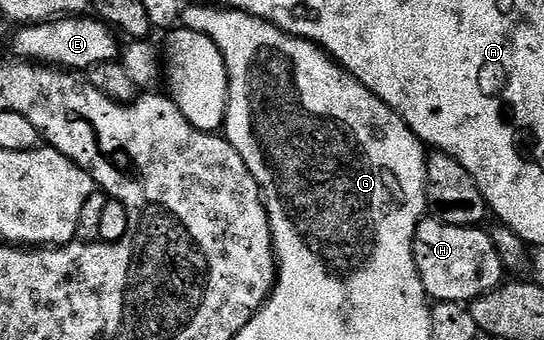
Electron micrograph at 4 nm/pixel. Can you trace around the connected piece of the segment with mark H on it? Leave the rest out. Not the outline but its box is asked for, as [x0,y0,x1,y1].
[412,219,506,302]

